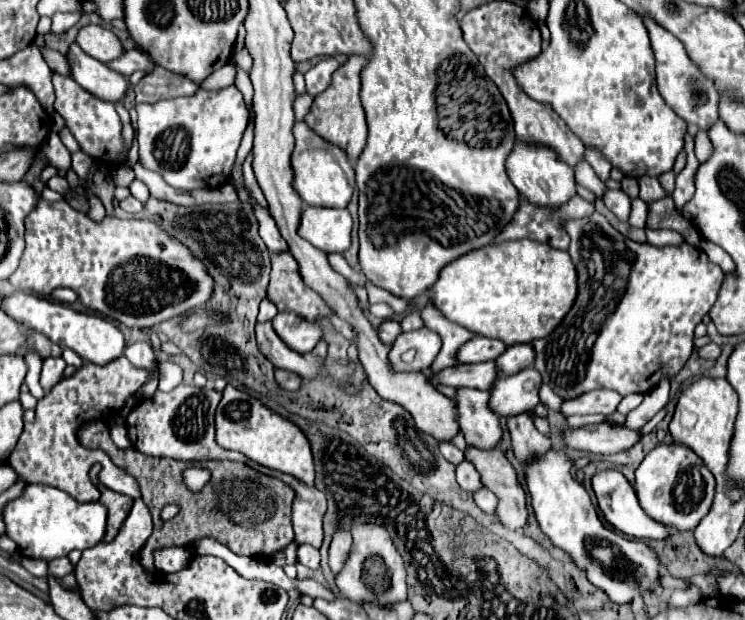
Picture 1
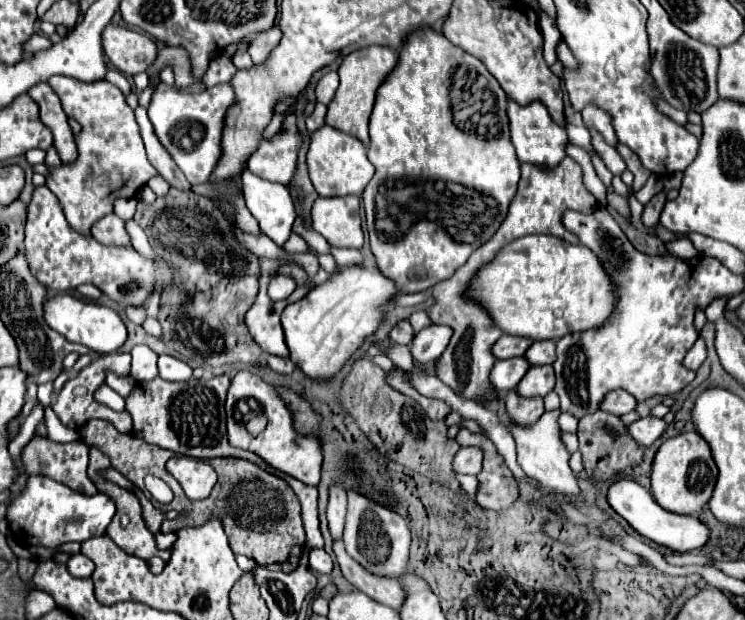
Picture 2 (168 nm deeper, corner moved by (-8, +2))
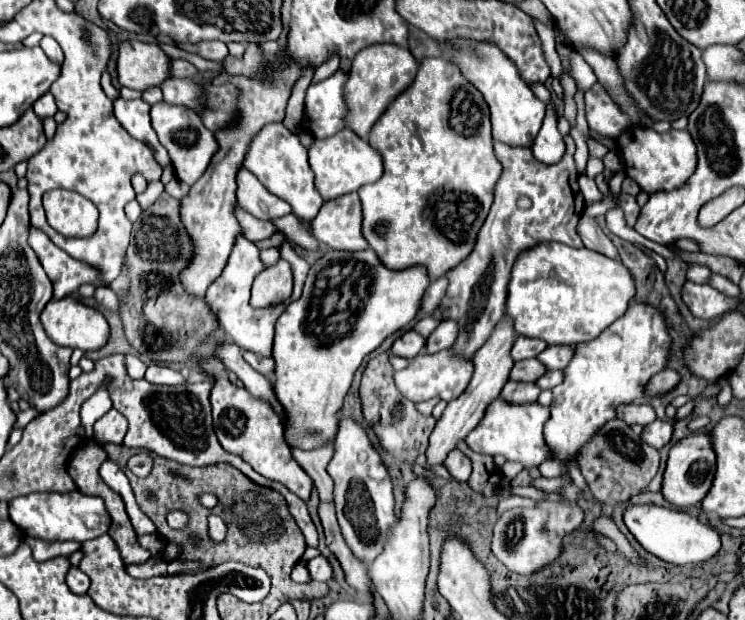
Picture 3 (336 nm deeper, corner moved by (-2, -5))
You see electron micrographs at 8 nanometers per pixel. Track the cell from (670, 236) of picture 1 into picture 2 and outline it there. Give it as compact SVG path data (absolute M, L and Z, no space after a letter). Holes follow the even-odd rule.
M679 237L677 241L671 241L667 243L667 251L675 257L681 257L681 259L691 259L691 257L697 257L697 249L693 247L693 243L687 239L687 237Z

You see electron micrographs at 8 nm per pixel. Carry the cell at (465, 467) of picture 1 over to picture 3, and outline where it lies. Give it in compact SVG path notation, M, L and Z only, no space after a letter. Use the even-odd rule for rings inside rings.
M457 448L449 452L449 456L445 458L443 466L447 468L447 472L457 480L457 482L467 482L471 476L471 460L459 452Z

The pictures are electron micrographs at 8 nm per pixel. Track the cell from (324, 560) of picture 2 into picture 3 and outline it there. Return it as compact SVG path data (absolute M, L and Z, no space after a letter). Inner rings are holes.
M315 556L307 562L307 570L311 574L313 580L319 580L319 582L327 582L331 576L333 576L333 570L329 566L329 562L323 558L323 556Z

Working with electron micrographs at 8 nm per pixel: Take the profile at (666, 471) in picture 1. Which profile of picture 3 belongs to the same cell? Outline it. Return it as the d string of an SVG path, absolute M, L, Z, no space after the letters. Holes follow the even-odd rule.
M689 434L681 438L679 442L675 442L669 450L667 466L663 472L661 494L669 504L677 508L697 506L709 492L713 474L715 474L715 452L711 448L711 436L709 434Z

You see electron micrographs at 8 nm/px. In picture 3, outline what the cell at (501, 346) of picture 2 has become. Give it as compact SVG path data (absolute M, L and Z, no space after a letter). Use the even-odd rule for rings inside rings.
M519 336L511 348L511 358L513 360L527 360L527 358L535 358L547 344L535 338L525 338Z

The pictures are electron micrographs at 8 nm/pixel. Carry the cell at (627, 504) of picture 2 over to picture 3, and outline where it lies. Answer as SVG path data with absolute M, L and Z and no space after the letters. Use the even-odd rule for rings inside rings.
M629 504L623 512L623 520L629 532L647 552L671 564L697 564L715 556L721 548L719 534L713 528L701 524L697 518L691 518L681 510L669 510L655 504Z

